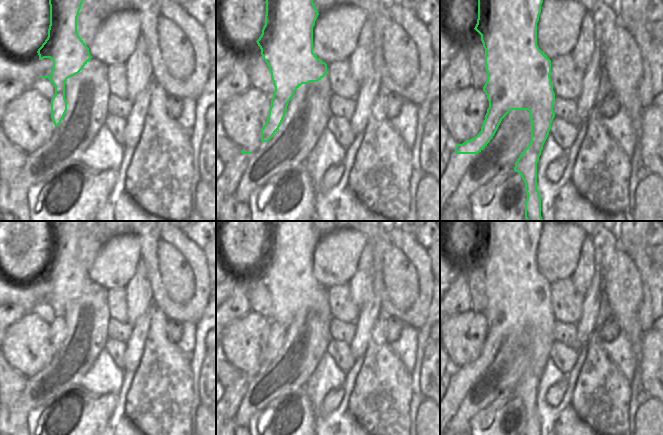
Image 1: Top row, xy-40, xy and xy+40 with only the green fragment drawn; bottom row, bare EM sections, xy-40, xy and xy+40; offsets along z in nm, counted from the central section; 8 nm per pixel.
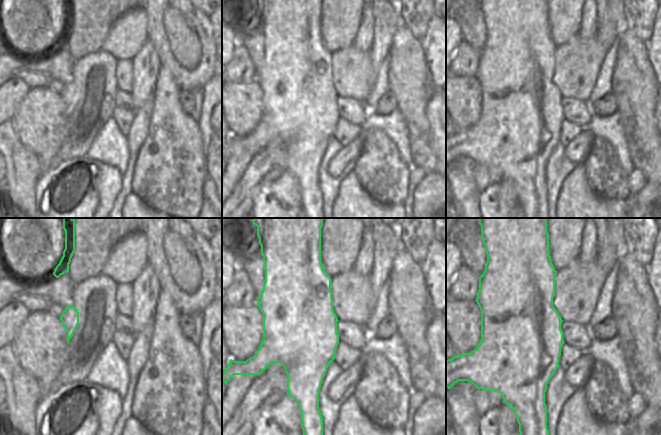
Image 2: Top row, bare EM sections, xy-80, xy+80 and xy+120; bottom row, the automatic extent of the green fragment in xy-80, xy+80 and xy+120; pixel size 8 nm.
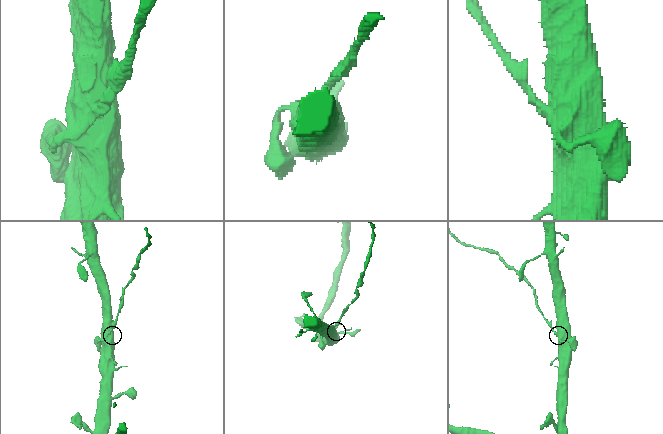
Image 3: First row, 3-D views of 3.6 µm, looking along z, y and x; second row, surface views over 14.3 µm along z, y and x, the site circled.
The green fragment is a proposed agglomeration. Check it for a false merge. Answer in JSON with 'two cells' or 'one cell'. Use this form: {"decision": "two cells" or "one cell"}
{"decision": "two cells"}

